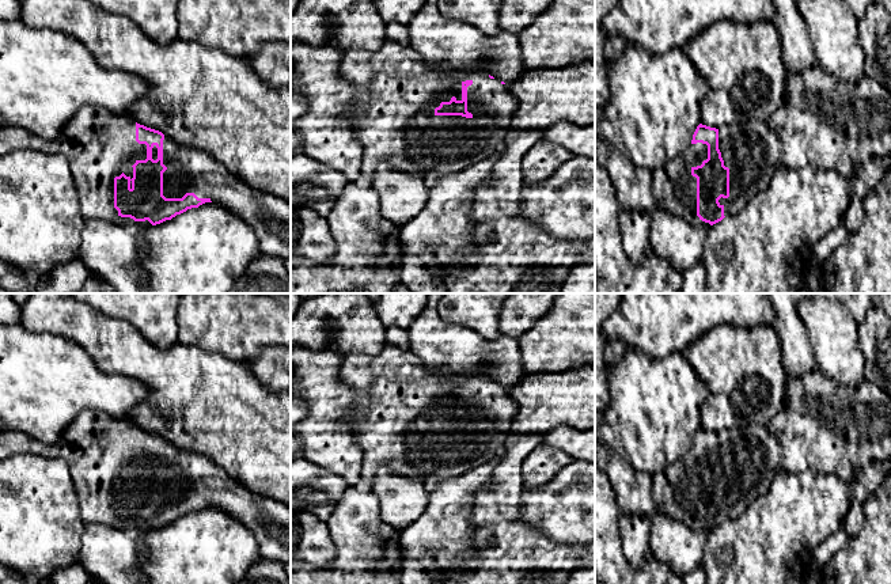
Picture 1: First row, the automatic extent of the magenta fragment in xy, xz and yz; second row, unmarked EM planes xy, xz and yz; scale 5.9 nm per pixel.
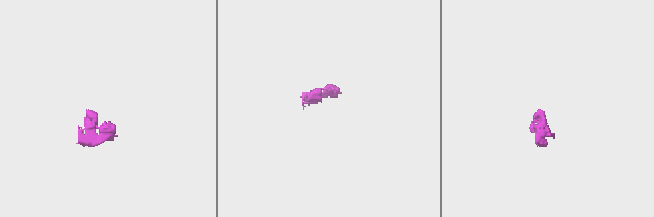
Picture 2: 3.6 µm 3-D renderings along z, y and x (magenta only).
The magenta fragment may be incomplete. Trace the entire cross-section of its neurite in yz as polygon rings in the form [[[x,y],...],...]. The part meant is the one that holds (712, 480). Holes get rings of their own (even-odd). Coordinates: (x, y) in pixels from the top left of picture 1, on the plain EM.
[[[761,424],[719,433],[699,428],[691,450],[652,475],[657,511],[698,532],[739,517],[780,471],[778,439]]]

